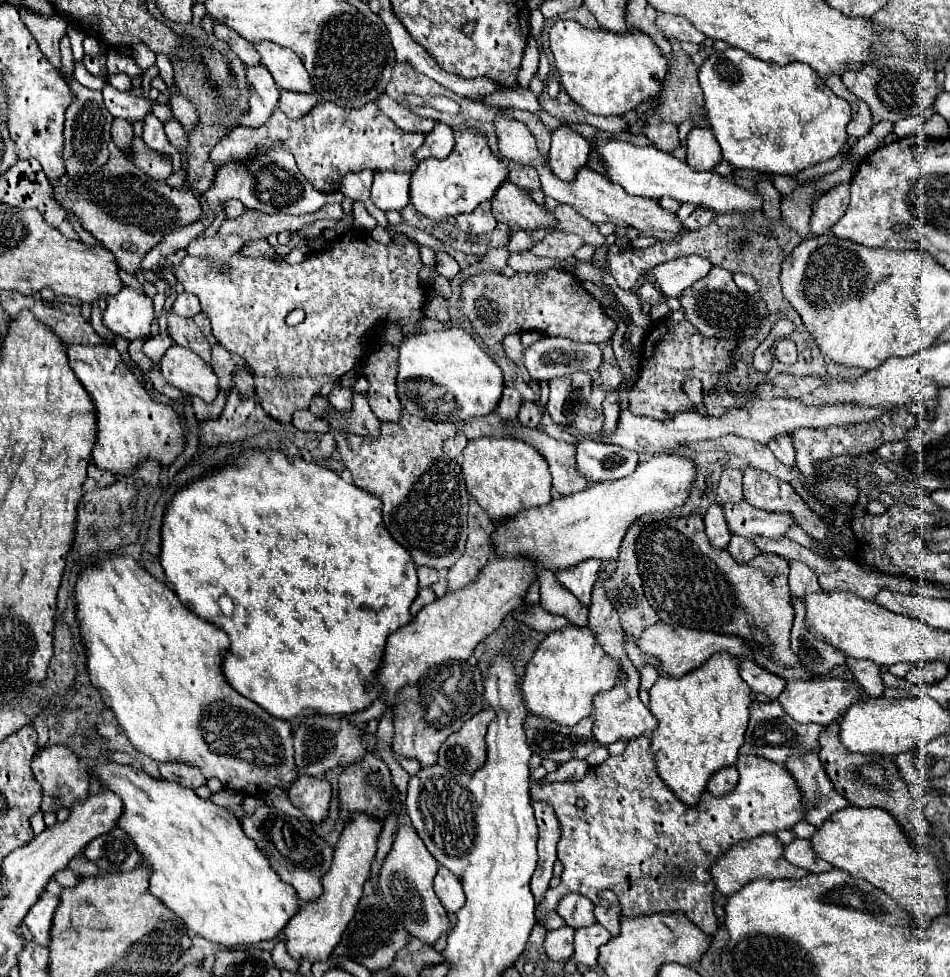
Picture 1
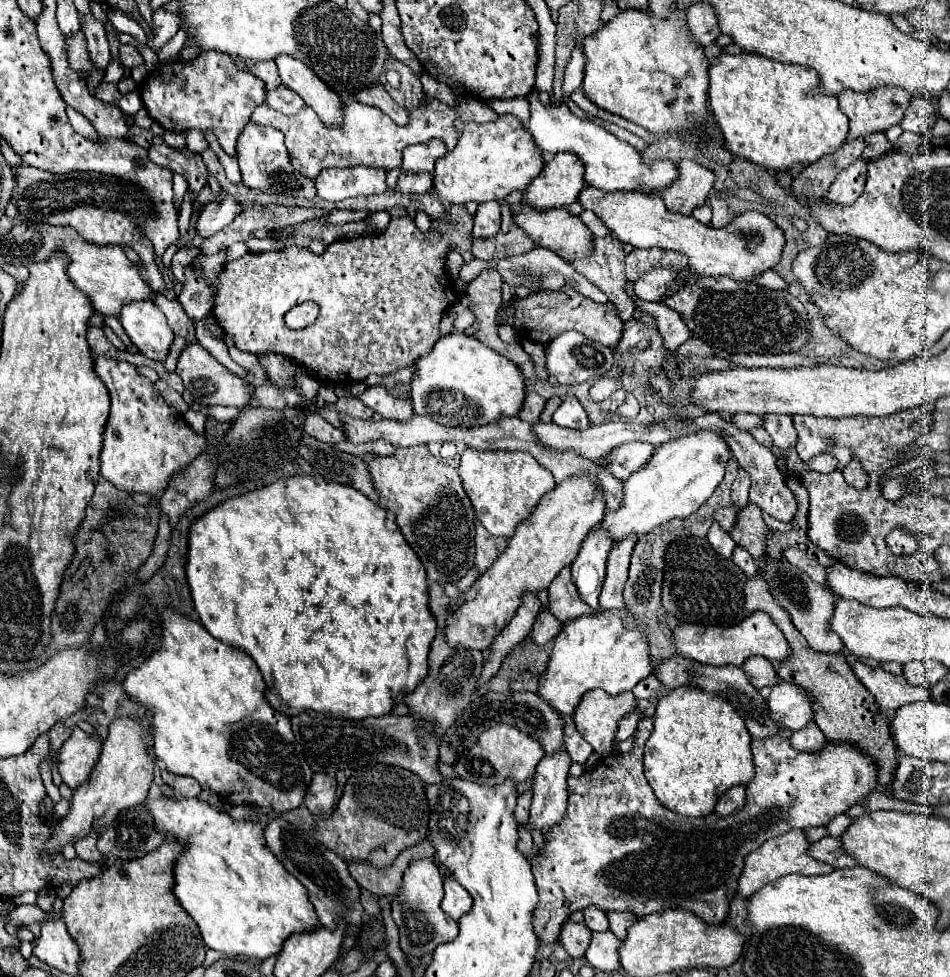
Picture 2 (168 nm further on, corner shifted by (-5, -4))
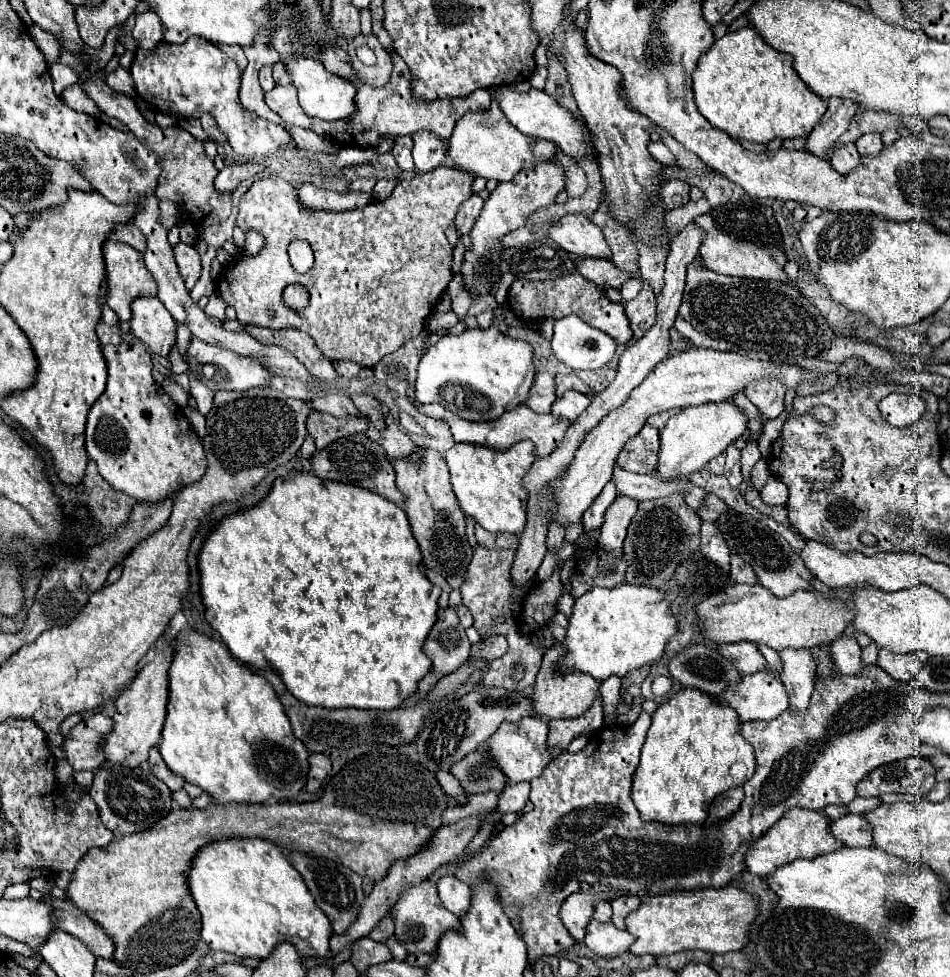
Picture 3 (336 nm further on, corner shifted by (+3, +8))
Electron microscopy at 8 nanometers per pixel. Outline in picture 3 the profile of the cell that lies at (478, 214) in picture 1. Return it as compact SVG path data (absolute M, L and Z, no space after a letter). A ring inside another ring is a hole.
M473 194L469 200L463 202L463 206L459 206L457 216L455 216L455 226L457 226L457 234L469 234L473 222L477 220L477 214L483 208L483 198L479 198L477 194Z

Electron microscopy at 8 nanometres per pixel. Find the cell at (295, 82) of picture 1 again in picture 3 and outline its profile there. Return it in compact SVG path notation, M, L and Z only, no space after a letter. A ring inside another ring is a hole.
M297 58L297 60L285 60L287 72L291 76L291 82L297 86L299 92L299 104L305 110L305 114L333 122L333 120L343 120L349 118L355 110L355 94L357 94L357 86L337 74L327 72L321 62L311 60L311 58Z

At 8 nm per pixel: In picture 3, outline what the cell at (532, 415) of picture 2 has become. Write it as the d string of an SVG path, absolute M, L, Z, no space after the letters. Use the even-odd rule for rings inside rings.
M539 372L535 378L535 384L531 388L531 396L525 402L531 410L539 412L539 414L549 414L551 406L555 402L555 376L549 372Z

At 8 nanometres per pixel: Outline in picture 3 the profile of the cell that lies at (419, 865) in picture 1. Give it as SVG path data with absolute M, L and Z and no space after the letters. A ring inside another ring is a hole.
M423 880L417 886L411 886L403 892L403 896L399 898L399 902L391 908L393 910L393 920L395 920L395 936L397 940L405 946L405 950L409 950L411 954L417 952L435 952L439 946L439 940L445 932L455 930L459 932L459 918L455 914L451 914L439 900L435 884L431 880Z

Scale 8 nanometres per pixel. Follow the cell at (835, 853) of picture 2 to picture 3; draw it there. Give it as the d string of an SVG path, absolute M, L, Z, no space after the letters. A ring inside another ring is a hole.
M847 814L831 824L831 832L835 838L843 840L845 846L851 846L851 848L873 846L871 826L865 822L865 816Z

